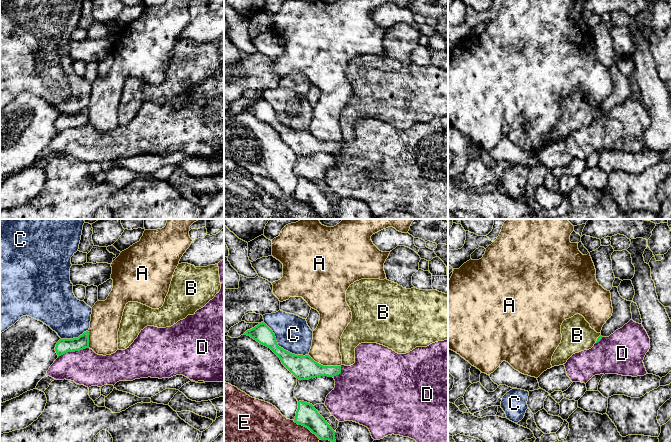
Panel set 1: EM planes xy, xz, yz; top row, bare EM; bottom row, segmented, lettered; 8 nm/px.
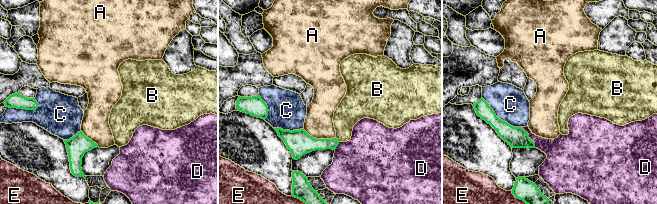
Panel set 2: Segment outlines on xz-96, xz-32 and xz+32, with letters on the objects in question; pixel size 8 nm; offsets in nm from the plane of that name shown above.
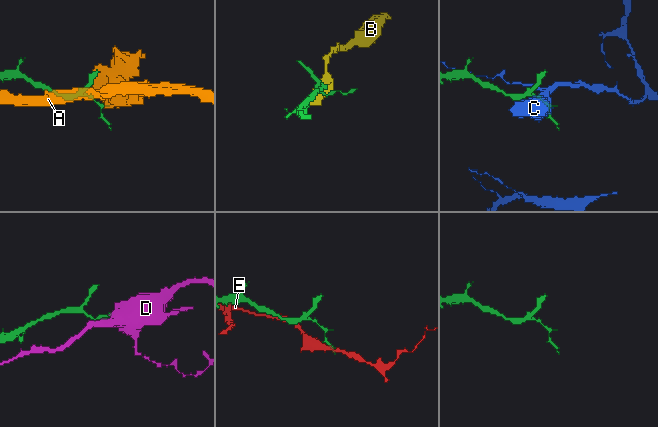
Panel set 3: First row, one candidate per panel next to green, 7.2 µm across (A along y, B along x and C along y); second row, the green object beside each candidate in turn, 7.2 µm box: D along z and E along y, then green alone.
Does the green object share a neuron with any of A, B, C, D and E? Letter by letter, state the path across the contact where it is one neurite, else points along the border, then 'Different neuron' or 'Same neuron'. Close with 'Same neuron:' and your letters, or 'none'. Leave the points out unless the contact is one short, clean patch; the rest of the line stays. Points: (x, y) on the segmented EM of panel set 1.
A: Boundary: xz (308, 355), (323, 365), (340, 366). Different neuron
B: Boundary: yz (600, 334), (595, 342). Different neuron
C: Different neuron
D: Different neuron
E: Different neuron
Same neuron: none

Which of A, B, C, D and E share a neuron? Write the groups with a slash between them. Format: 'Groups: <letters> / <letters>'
Groups: A / B / C / D / E

